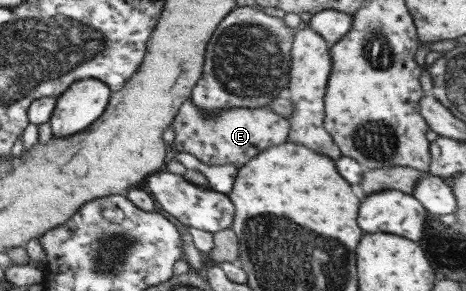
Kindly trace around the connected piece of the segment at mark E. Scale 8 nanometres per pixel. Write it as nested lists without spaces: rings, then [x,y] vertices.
[[[188,100],[181,105],[171,127],[175,131],[173,143],[178,153],[191,153],[206,165],[214,167],[235,163],[242,169],[253,157],[271,146],[287,142],[291,133],[291,120],[263,107],[233,107],[217,115],[207,115],[192,100]]]

